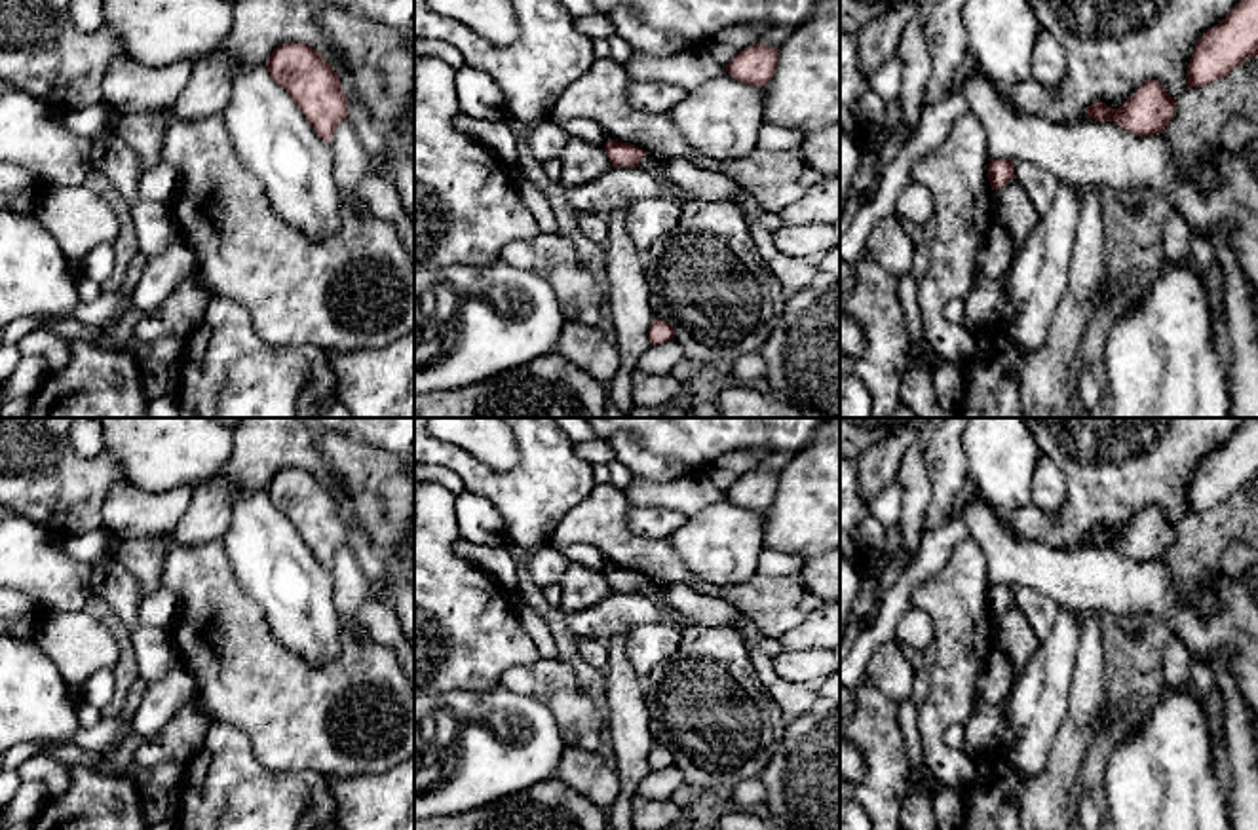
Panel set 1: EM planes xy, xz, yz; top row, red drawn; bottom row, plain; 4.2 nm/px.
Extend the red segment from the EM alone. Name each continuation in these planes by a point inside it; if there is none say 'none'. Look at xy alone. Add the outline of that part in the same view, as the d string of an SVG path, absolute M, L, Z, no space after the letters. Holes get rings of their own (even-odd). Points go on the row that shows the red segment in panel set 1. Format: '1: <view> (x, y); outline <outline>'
none

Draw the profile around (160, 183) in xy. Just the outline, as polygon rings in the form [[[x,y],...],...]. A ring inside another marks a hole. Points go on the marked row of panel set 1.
[[[160,161],[152,169],[143,169],[137,192],[148,201],[171,203],[177,188],[179,171],[171,163]]]

